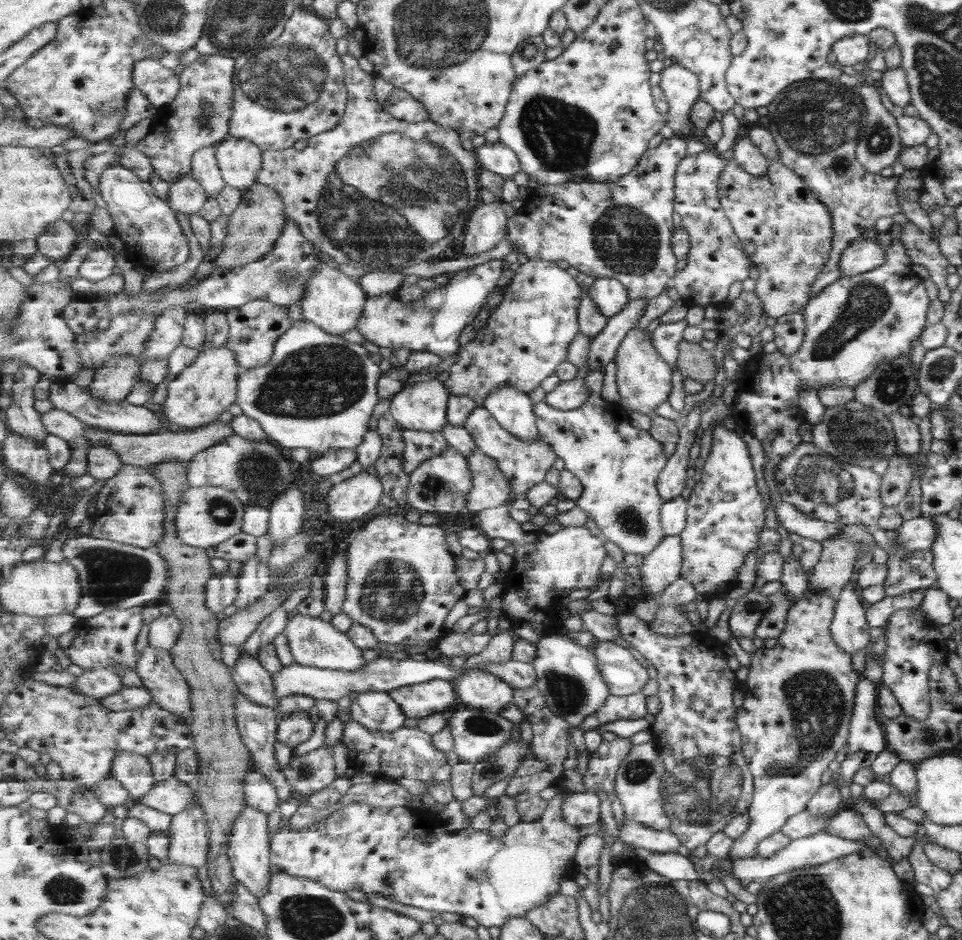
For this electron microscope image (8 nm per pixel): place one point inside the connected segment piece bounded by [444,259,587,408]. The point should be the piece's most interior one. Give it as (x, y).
(527, 336)

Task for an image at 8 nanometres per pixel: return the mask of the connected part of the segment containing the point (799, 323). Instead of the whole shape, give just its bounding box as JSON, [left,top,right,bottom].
[773,312,804,354]

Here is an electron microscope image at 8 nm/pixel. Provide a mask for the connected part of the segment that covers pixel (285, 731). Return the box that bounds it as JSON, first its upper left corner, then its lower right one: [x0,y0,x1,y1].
[277,710,315,749]

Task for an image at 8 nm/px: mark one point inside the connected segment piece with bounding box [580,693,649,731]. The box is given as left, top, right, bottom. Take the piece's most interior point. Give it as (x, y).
(634, 706)

